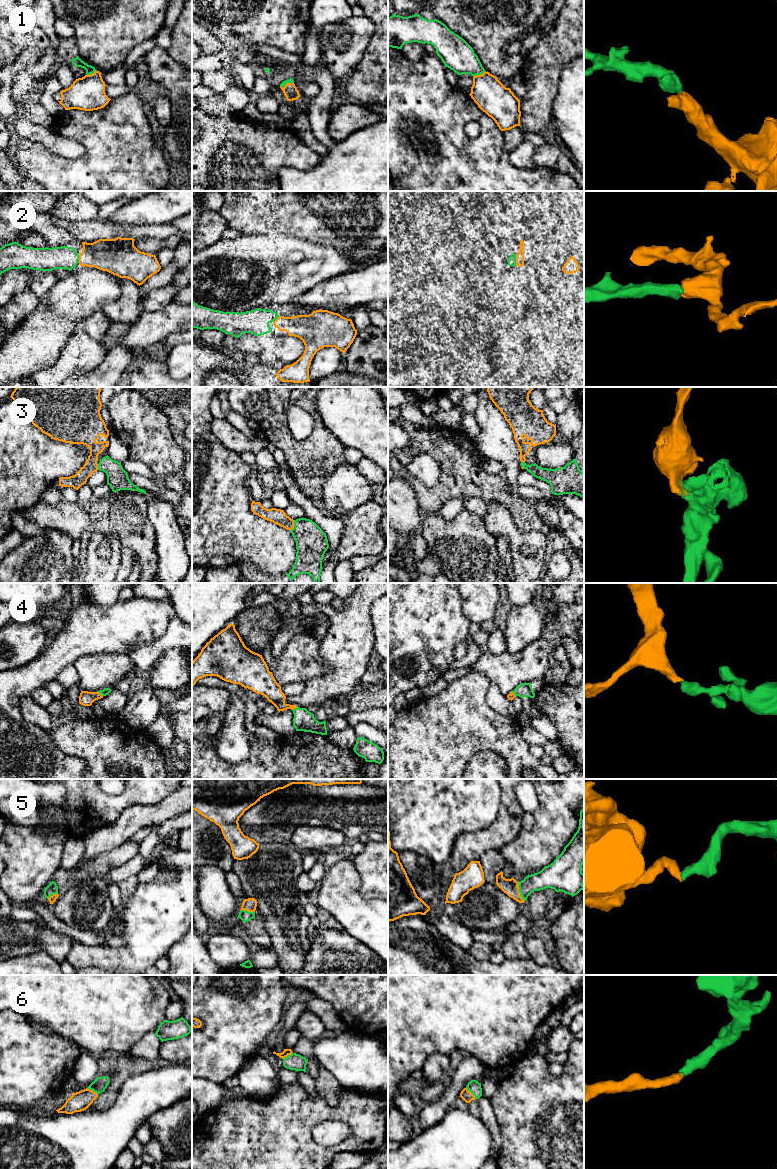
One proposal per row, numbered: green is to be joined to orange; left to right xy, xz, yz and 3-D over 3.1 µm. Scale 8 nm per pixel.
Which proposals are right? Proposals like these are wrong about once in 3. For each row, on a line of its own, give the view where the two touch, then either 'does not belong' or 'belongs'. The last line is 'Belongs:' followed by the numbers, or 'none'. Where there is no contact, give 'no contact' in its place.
1: meets orange in xz; belongs
2: meets orange in yz; belongs
3: meets orange in xz; belongs
4: meets orange in xy; belongs
5: meets orange in yz; belongs
6: meets orange in yz; belongs
Belongs: 1, 2, 3, 4, 5, 6

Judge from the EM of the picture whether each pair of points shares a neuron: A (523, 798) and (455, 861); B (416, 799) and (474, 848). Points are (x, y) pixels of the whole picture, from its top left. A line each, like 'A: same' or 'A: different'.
A: different
B: different

